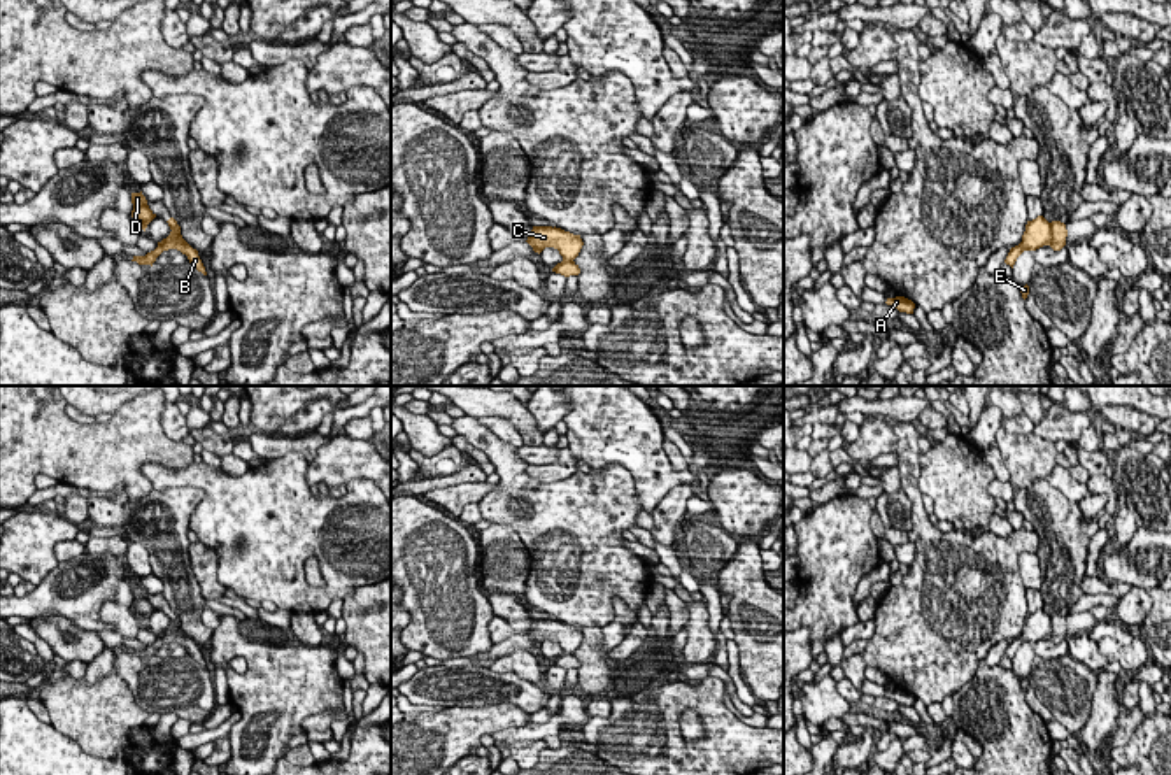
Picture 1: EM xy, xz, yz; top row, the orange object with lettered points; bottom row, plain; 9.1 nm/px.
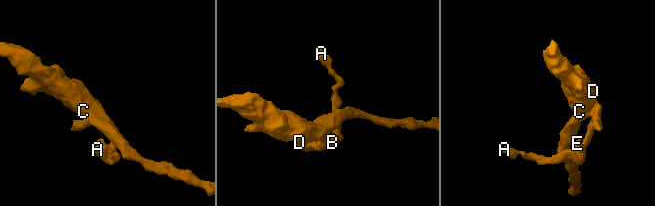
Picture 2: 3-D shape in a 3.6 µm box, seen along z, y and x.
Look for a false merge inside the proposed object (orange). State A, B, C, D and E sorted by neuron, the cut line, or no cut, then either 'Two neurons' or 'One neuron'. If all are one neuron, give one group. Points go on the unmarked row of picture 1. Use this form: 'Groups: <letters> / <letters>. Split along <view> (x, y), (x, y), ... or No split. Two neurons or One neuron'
Groups: A B E / C D. Split along yz (1050, 616), (1050, 633), (1047, 637). Two neurons

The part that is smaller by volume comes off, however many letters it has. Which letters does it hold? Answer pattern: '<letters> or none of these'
A, B, E

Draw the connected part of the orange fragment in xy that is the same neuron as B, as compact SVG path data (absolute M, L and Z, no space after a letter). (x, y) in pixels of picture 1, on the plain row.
M170 610L168 614L170 619L170 628L167 631L163 631L161 635L158 635L158 640L151 645L147 645L145 649L133 649L131 654L137 654L138 658L151 658L156 654L156 651L168 642L177 642L182 647L188 649L189 656L202 665L203 668L207 668L205 659L198 649L198 643L193 642L181 628L181 619L177 617L177 614L174 610Z

